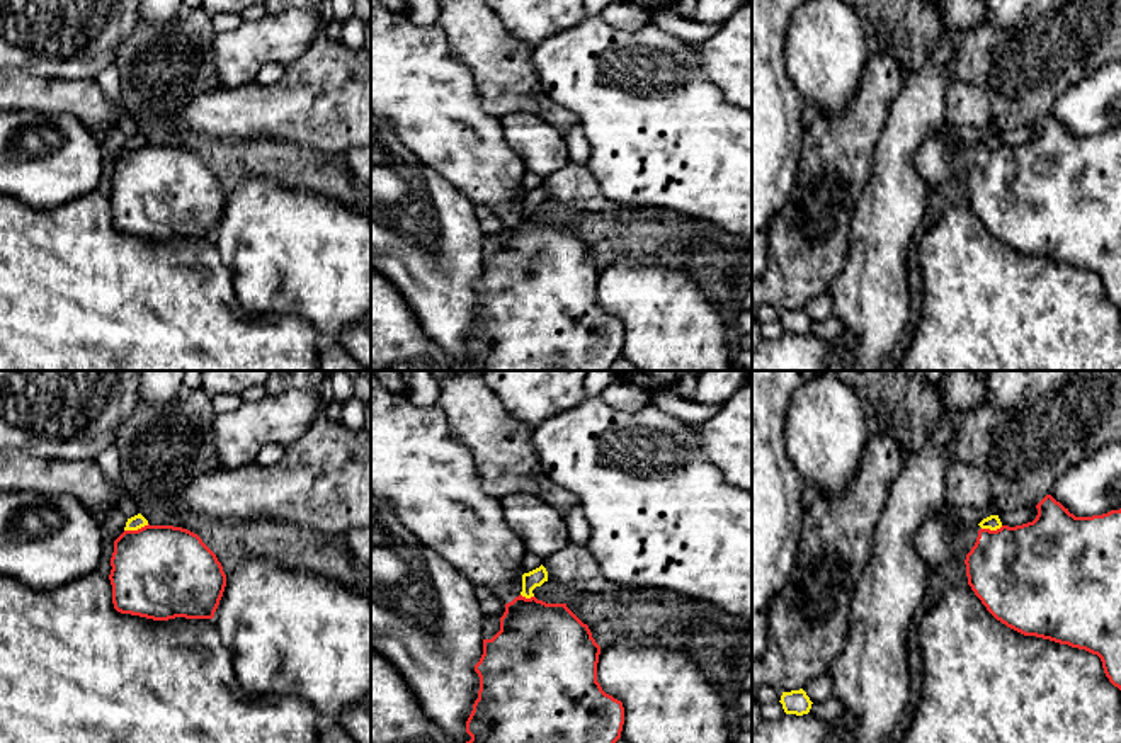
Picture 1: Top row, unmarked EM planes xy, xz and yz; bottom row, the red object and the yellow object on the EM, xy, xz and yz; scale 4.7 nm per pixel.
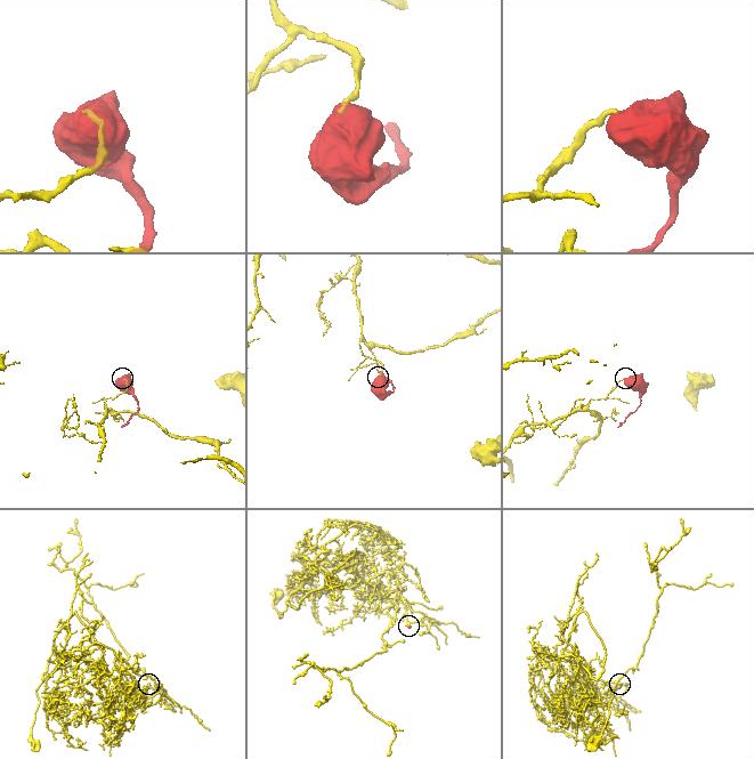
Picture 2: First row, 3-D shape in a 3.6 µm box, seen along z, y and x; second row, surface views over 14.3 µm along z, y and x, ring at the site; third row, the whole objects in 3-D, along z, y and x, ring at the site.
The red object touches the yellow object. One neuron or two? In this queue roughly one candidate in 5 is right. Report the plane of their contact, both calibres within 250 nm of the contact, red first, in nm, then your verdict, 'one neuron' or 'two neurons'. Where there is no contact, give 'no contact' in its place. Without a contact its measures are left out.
xy | 440/70 nm | two neurons

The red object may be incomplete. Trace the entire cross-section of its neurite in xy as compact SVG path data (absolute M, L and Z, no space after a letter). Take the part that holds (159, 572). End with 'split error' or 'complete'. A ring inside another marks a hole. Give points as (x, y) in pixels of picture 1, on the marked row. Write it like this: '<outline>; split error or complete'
M148 524L138 530L124 530L114 541L111 566L114 609L153 621L213 619L226 587L216 554L197 534L174 525Z; complete

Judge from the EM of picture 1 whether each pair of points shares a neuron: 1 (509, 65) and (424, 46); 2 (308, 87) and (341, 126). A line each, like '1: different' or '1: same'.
1: different
2: same

